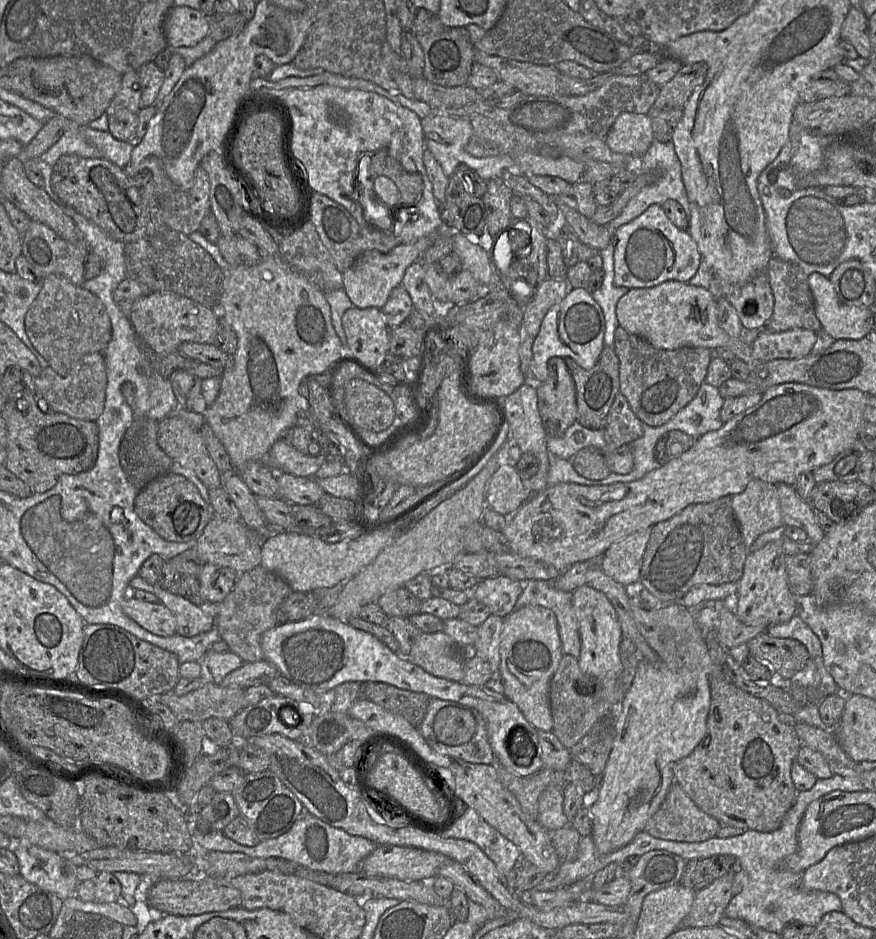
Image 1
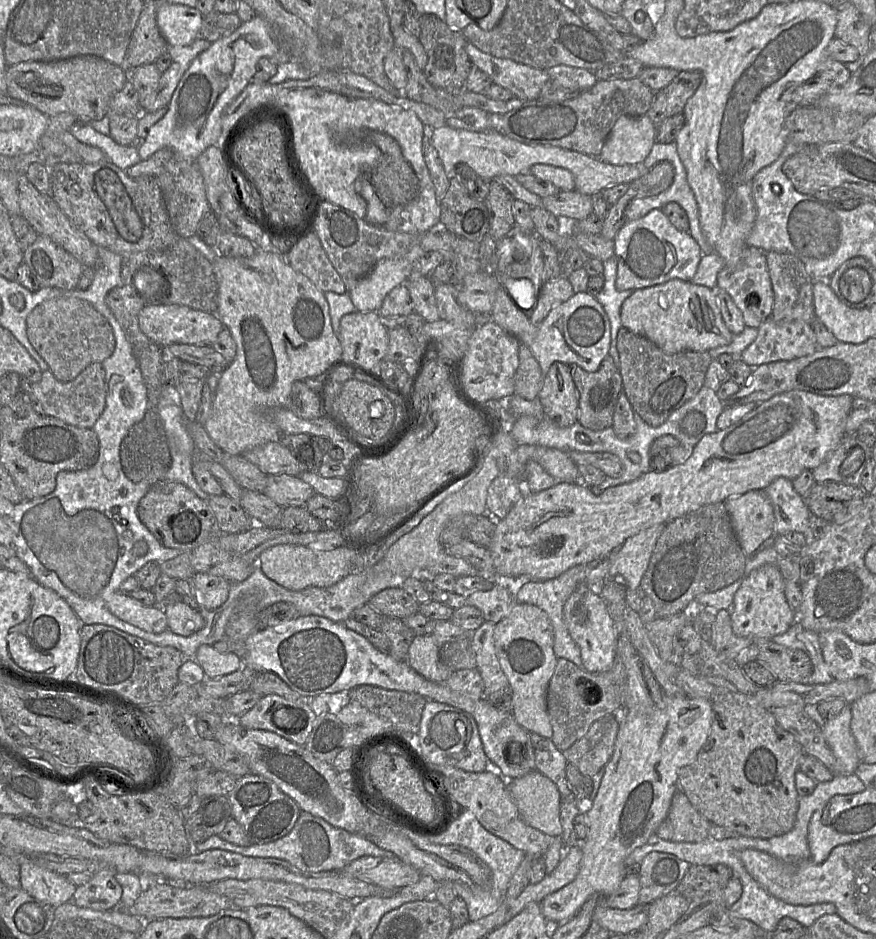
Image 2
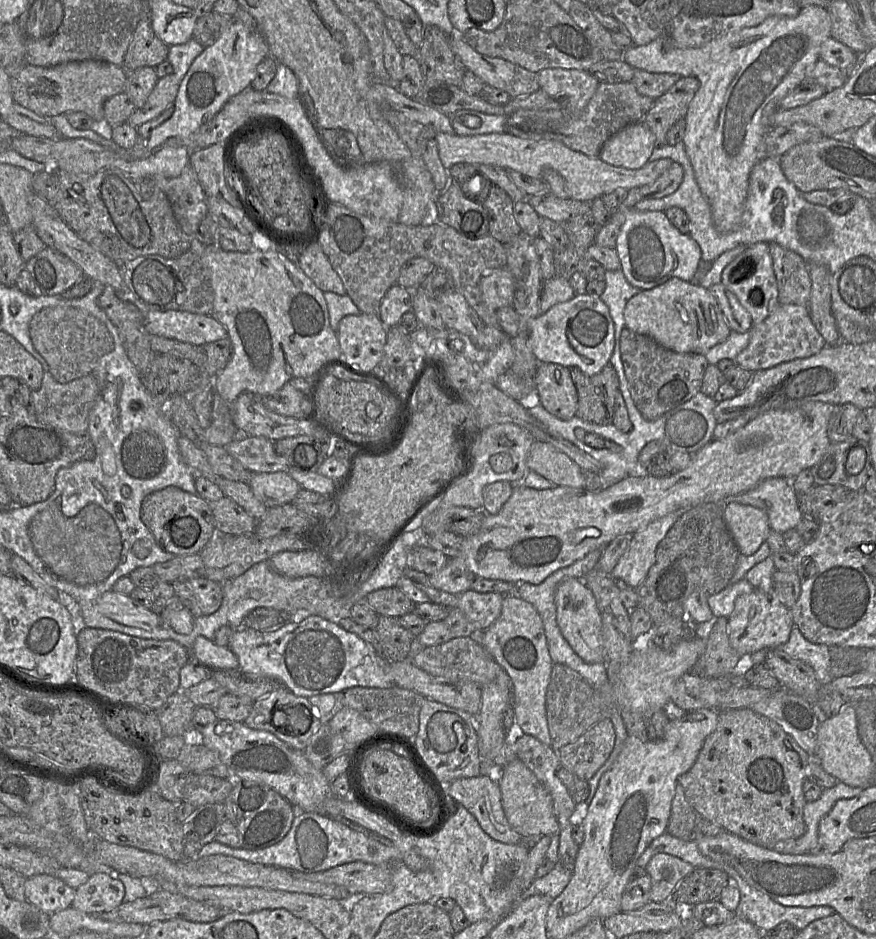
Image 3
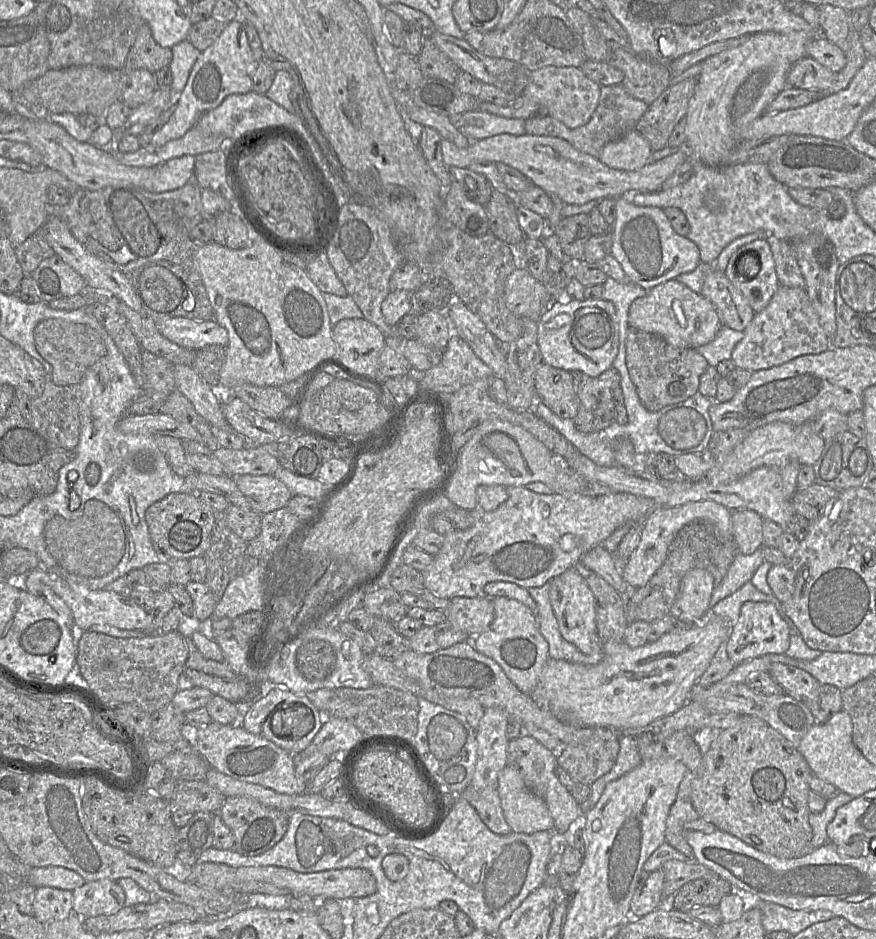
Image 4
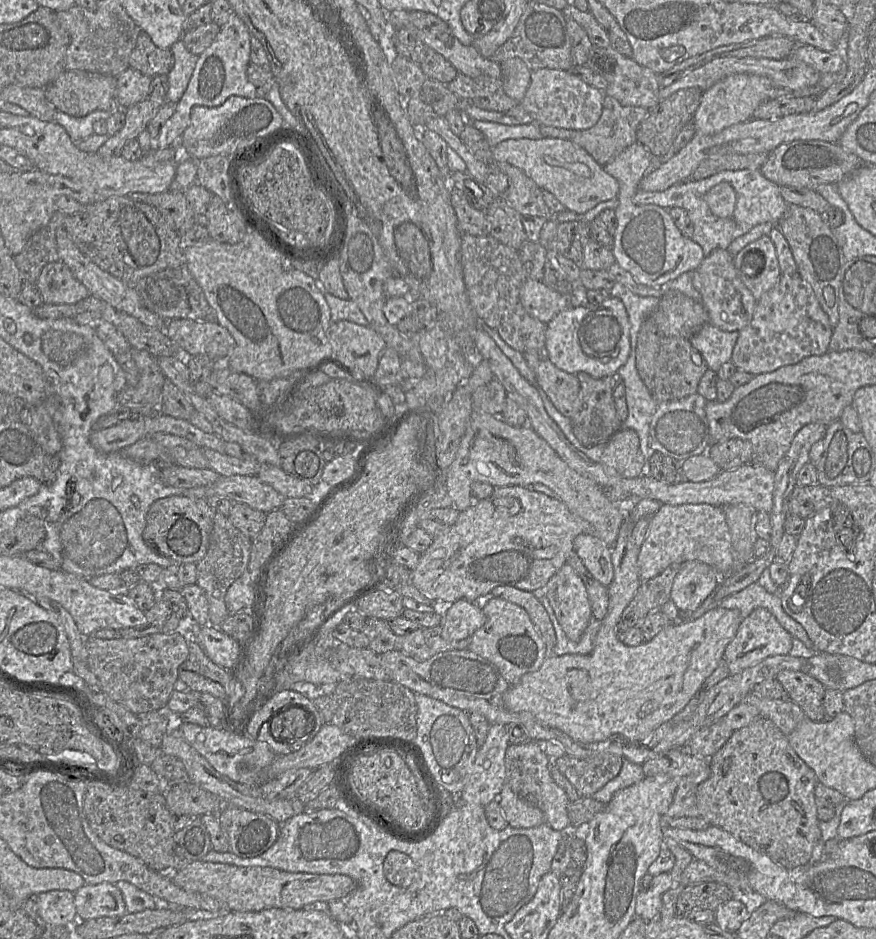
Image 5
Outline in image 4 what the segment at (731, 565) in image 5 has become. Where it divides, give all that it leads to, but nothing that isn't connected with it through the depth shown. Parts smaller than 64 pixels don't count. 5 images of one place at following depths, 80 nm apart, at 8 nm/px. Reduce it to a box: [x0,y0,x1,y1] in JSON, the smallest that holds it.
[620,501,732,588]

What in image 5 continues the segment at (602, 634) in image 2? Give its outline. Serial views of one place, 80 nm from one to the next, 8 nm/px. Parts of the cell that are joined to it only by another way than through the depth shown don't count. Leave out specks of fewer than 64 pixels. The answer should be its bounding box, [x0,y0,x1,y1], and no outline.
[544,563,592,641]

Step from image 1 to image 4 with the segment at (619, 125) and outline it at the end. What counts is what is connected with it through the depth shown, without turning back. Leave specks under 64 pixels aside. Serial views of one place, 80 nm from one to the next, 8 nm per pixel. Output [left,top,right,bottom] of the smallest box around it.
[599,130,652,171]

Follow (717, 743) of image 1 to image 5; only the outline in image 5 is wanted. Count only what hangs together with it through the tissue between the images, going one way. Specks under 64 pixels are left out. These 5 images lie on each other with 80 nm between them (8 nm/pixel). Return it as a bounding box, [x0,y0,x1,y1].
[696,717,822,868]

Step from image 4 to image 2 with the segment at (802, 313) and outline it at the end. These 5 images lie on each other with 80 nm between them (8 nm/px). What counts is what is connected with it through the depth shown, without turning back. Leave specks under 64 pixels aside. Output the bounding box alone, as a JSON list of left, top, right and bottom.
[739,318,818,368]

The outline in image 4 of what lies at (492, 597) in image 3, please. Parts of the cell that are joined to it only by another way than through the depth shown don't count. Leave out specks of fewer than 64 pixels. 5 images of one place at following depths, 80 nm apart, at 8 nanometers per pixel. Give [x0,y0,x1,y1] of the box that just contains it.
[446,597,494,635]

